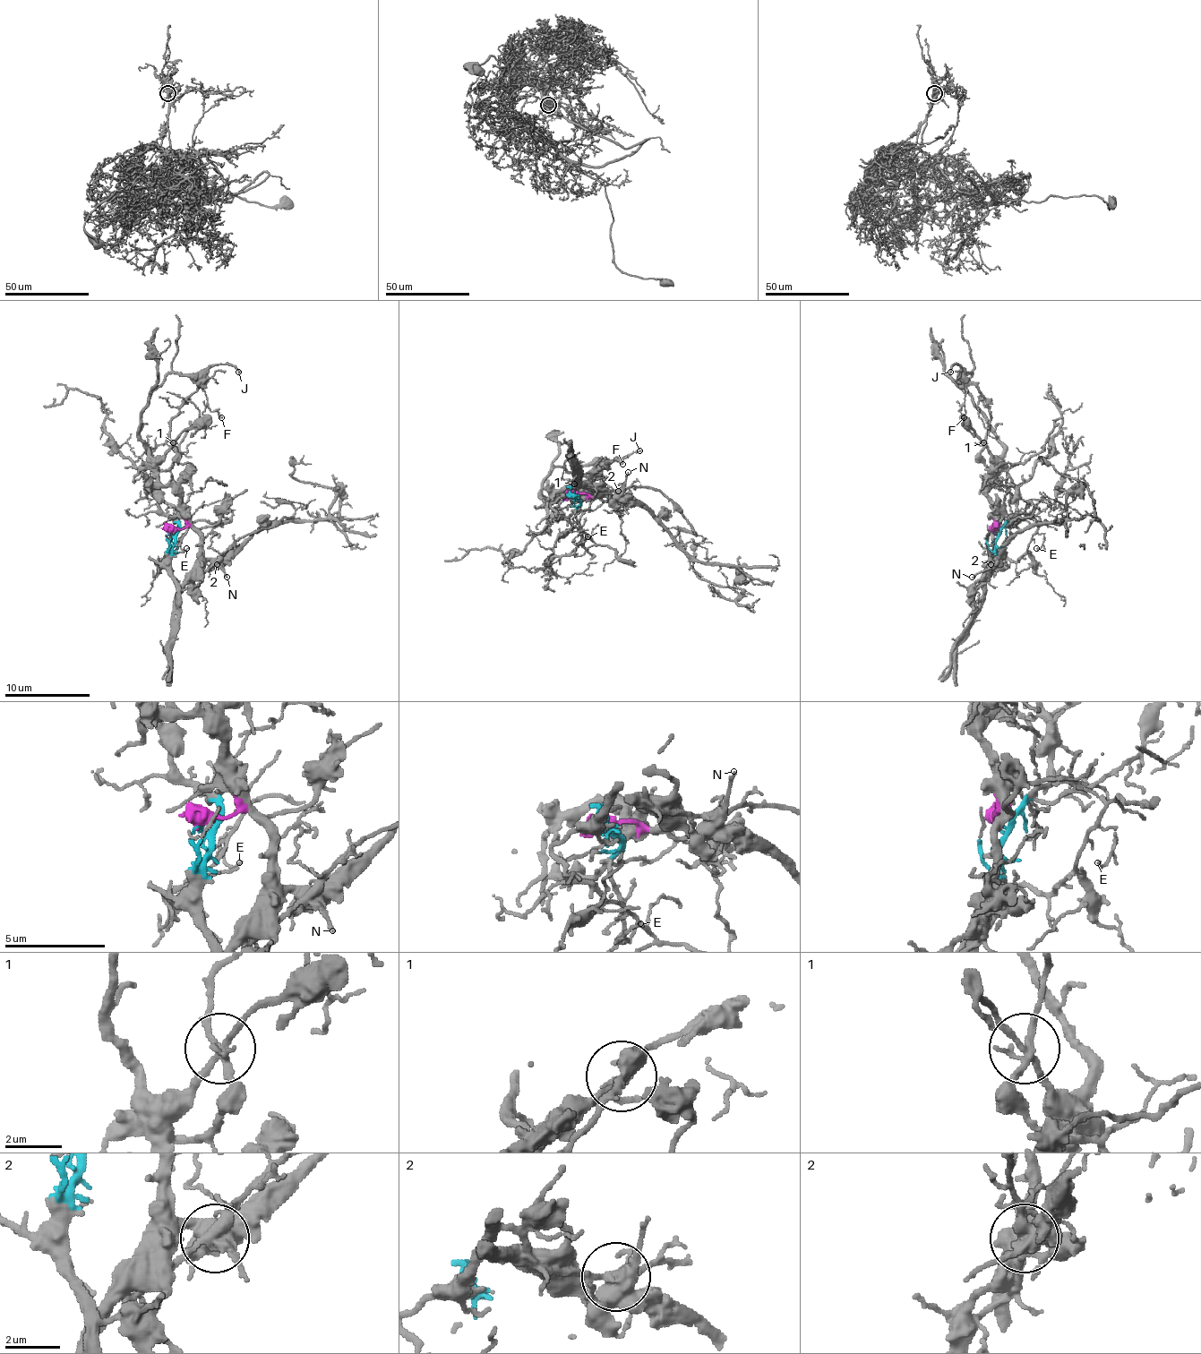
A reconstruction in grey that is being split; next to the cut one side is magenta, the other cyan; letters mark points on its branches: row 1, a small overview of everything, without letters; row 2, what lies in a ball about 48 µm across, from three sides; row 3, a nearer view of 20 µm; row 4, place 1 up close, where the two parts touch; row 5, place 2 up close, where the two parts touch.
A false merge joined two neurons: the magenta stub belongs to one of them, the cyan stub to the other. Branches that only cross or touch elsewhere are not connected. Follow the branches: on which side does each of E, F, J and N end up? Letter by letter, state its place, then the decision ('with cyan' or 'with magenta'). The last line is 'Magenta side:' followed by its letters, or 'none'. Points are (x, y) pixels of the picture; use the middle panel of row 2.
E: place (587, 536); with cyan
F: place (622, 464); with cyan
J: place (639, 450); with magenta
N: place (628, 472); with magenta
Magenta side: J, N

